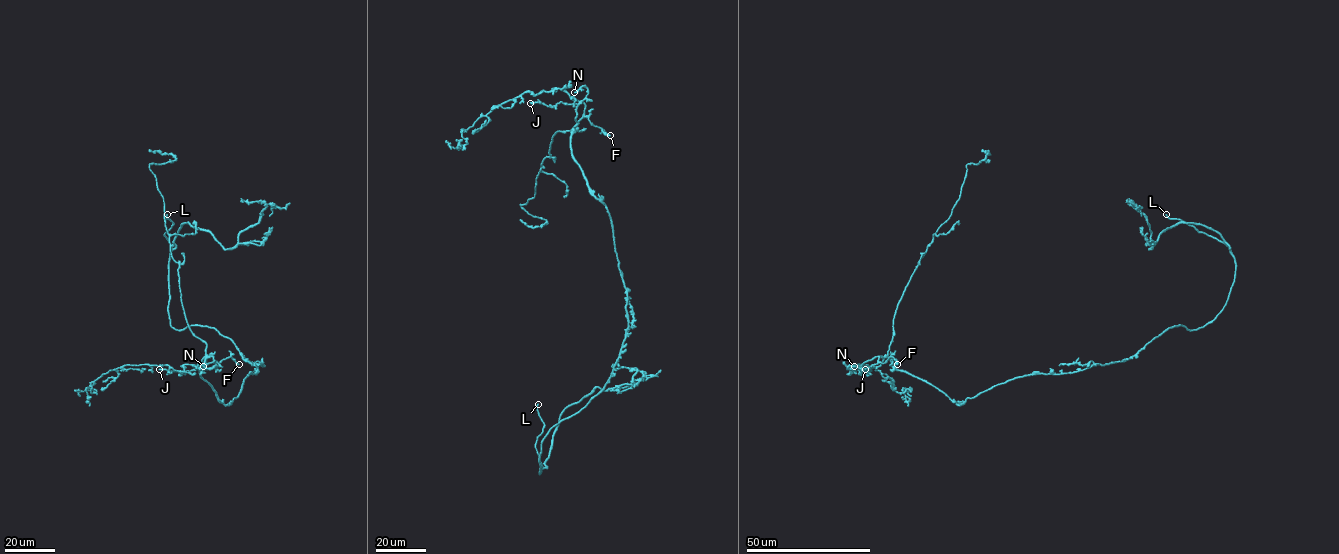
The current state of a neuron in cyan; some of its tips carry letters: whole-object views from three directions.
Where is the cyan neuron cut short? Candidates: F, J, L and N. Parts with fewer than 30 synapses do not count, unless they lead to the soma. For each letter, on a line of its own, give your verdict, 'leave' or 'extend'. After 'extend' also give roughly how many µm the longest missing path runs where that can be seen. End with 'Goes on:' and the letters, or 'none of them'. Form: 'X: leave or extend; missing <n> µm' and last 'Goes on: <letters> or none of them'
F: leave
J: leave
L: extend; missing 5 µm
N: leave
Goes on: L

